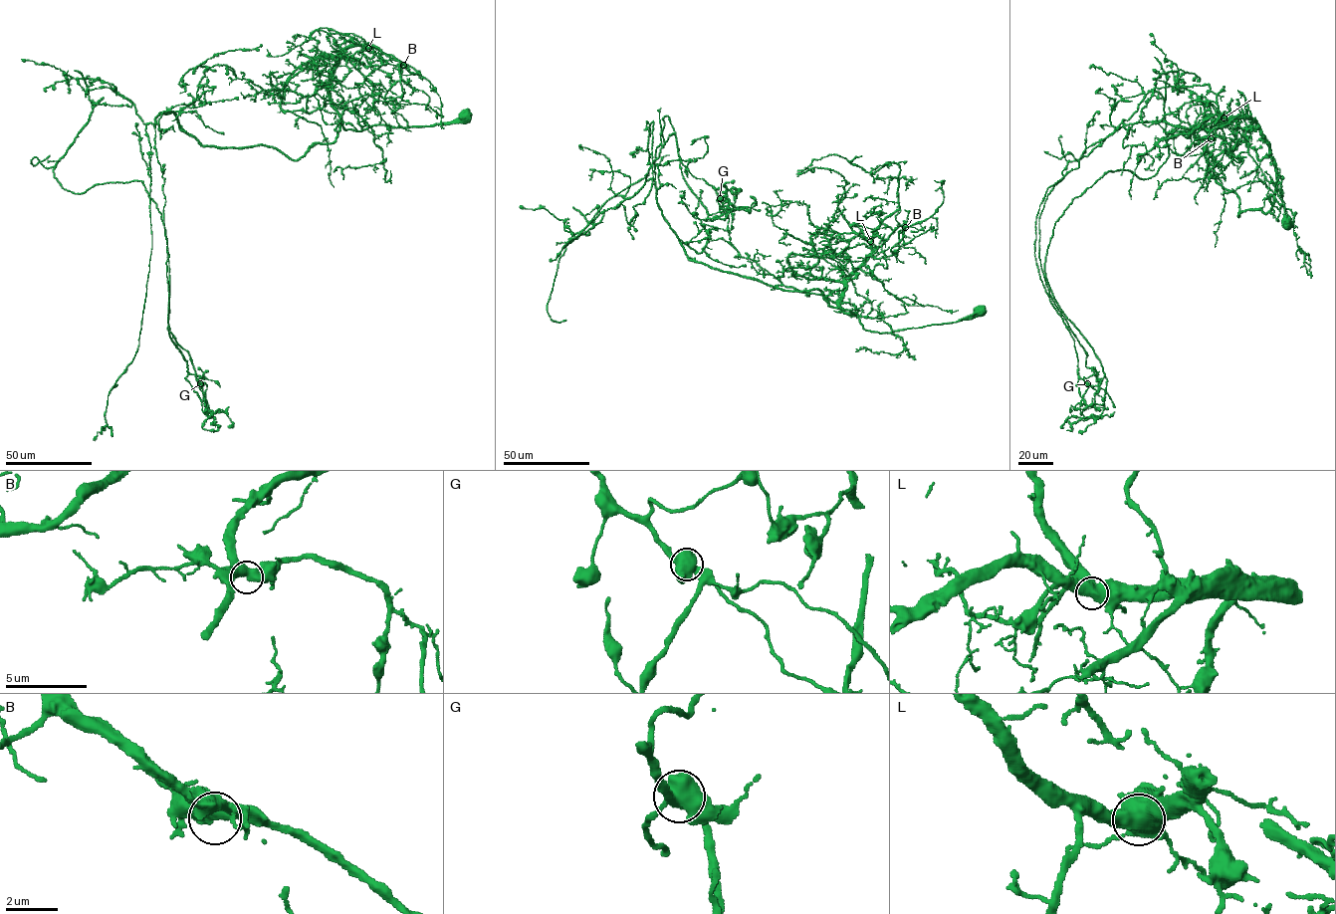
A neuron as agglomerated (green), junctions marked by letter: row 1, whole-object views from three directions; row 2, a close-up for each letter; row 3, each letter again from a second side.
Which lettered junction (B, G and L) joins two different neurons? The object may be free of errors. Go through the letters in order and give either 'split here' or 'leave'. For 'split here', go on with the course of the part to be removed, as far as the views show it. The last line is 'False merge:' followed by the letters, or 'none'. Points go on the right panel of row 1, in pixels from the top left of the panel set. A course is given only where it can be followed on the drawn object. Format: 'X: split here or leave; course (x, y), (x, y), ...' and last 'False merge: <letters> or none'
B: leave
G: split here; course (1087, 383), (1103, 405), (1102, 366), (1045, 257), (1074, 198), (1109, 170), (1150, 177), (1169, 155), (1154, 57)
L: leave
False merge: G

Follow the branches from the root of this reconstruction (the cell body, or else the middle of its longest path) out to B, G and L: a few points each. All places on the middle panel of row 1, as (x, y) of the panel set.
B: (980, 311), (956, 322), (881, 333), (866, 331), (856, 313), (844, 312), (843, 282), (895, 230), (905, 227)
G: (980, 311), (871, 332), (818, 290), (781, 290), (692, 260), (657, 201), (664, 116), (681, 162), (720, 198)
L: (980, 311), (956, 322), (866, 331), (856, 313), (844, 312), (840, 303), (843, 282), (870, 254), (870, 241)

